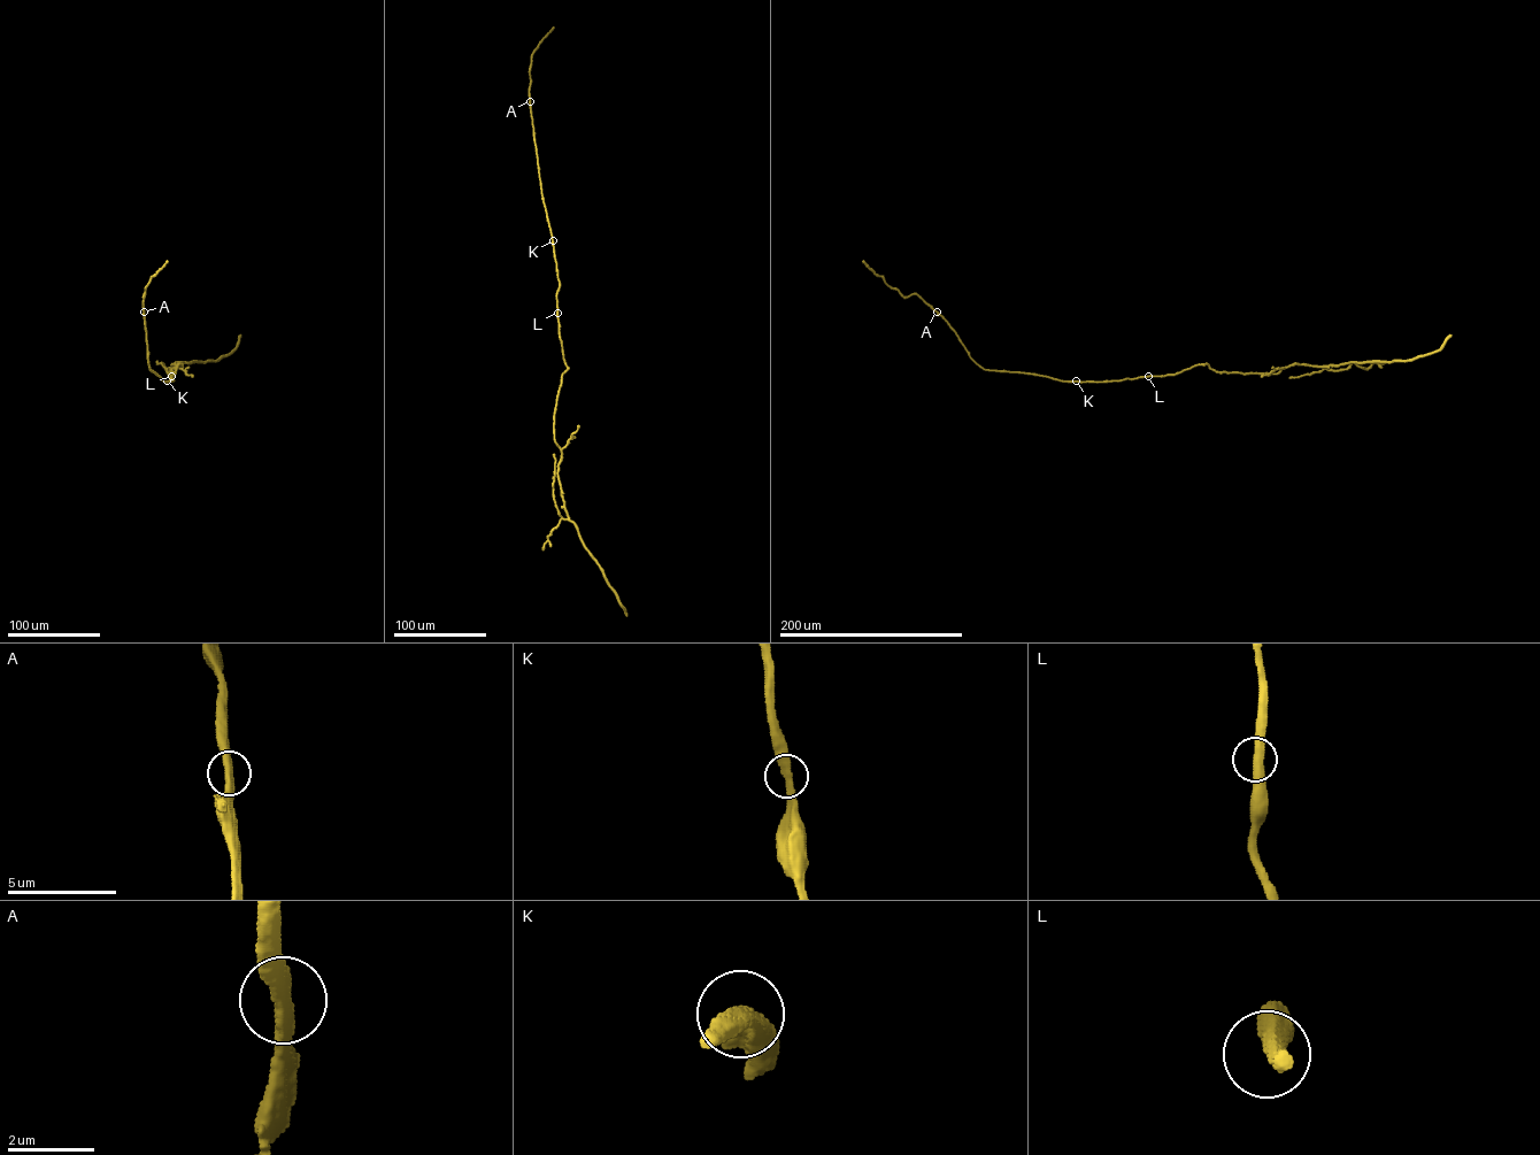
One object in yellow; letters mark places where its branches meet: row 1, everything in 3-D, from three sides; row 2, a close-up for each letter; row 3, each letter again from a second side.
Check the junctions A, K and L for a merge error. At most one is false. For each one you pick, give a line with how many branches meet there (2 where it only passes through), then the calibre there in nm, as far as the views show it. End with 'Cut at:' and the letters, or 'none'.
Cut at: none

